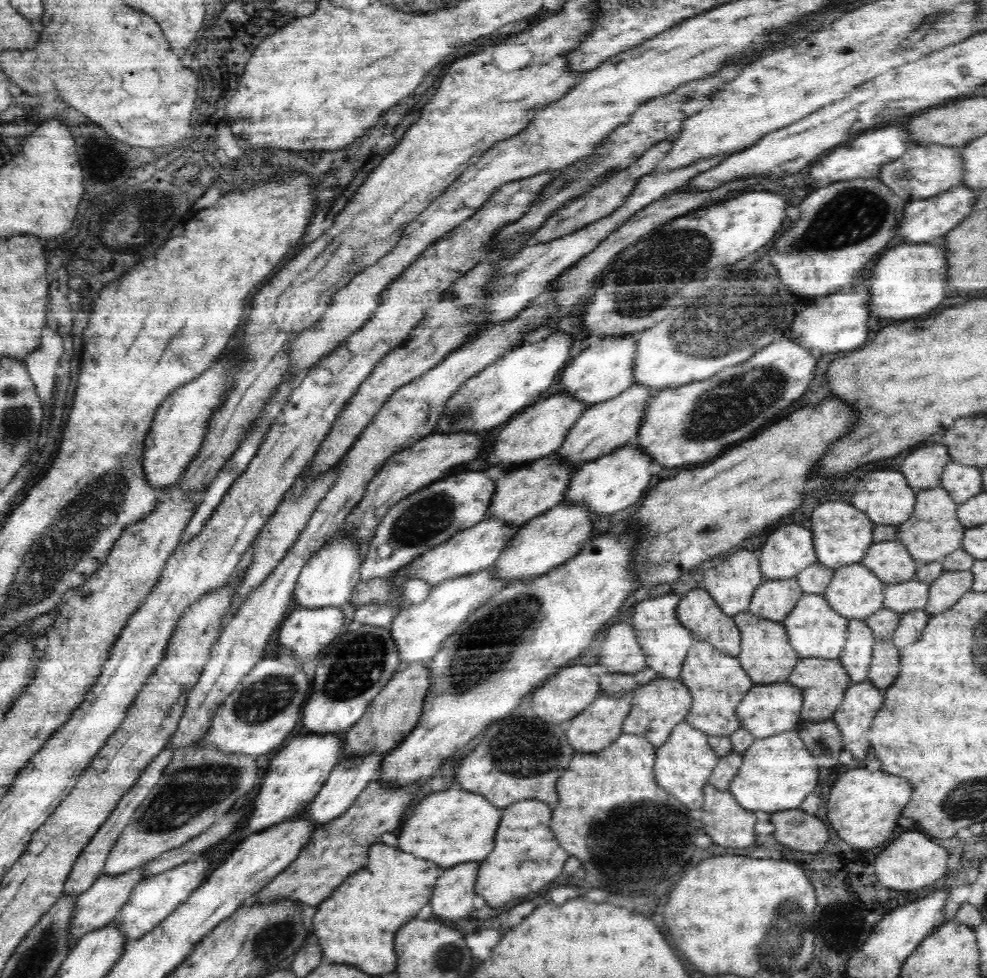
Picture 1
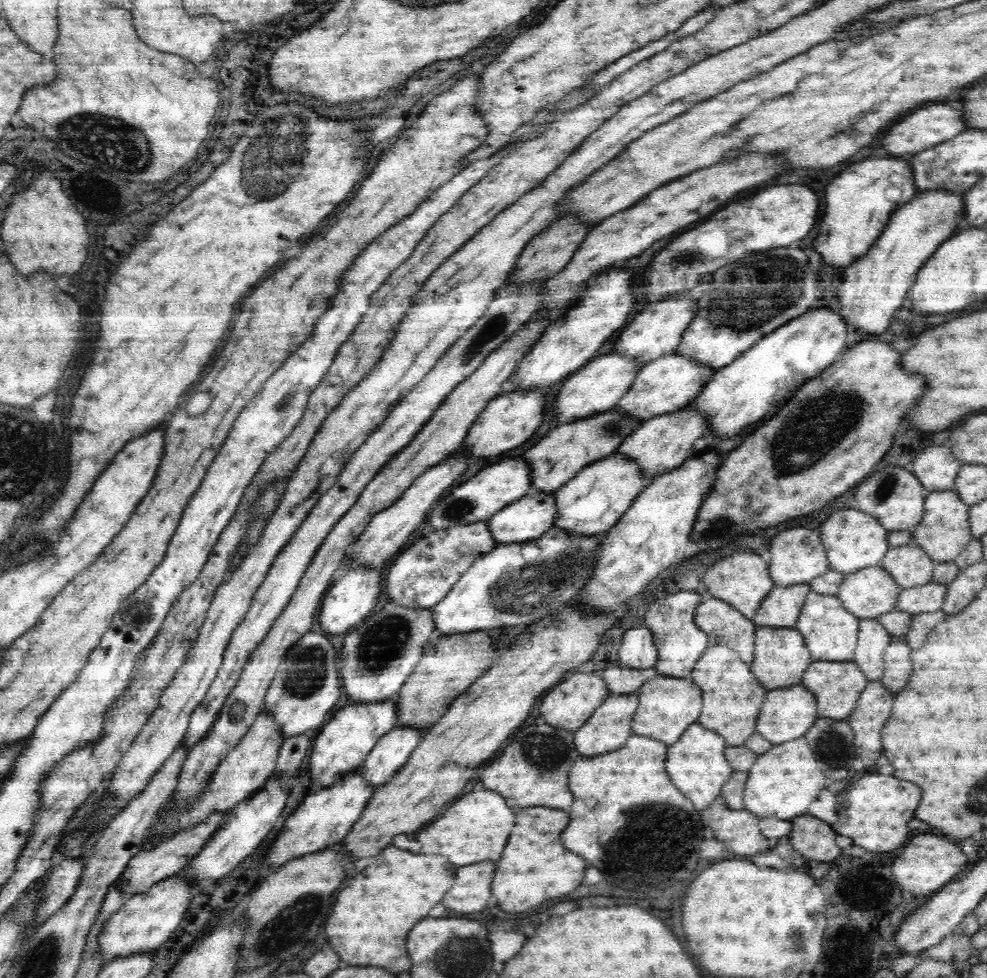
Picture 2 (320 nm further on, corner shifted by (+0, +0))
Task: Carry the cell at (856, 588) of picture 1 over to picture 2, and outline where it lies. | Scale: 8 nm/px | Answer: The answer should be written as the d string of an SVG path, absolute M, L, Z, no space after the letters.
M868 566L845 575L836 596L859 619L876 619L896 609L902 590L882 566Z

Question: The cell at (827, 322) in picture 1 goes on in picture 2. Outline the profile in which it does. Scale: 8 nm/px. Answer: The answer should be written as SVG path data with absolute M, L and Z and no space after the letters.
M946 189L918 191L915 197L896 209L884 230L881 230L874 246L862 258L858 258L856 262L848 266L843 274L842 284L838 287L838 294L840 294L838 312L847 323L849 330L854 332L862 330L862 332L874 332L874 334L884 332L892 320L894 310L900 308L904 300L908 298L908 288L912 288L912 284L916 282L916 272L926 264L928 258L932 257L944 240L948 240L960 230L958 224L962 222L962 218L964 218L964 196L950 193Z

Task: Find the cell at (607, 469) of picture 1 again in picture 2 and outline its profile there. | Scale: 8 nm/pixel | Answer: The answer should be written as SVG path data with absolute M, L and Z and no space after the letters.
M686 406L683 409L643 421L640 428L637 428L632 436L628 436L616 448L616 453L636 461L644 471L644 478L650 482L655 476L679 467L686 459L696 456L697 454L692 449L694 442L702 438L706 432L708 432L706 417L694 407Z

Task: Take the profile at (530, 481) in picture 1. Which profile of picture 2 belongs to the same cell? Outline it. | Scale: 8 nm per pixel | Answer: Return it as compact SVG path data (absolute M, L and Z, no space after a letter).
M610 409L572 422L555 424L536 446L526 452L524 459L530 465L531 488L554 494L585 466L616 453L616 448L632 436L642 423L620 409Z

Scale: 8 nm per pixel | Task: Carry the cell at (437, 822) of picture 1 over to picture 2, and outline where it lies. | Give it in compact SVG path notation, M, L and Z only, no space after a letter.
M492 790L470 792L456 800L446 812L434 820L430 826L418 832L418 842L422 844L422 854L442 854L448 856L456 866L468 866L482 860L500 860L502 850L510 838L514 826L514 814L504 802L504 798Z

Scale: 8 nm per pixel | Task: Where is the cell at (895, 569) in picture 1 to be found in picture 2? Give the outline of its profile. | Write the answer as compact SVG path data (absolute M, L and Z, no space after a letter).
M917 544L890 548L880 562L880 566L903 588L928 584L932 581L935 565L936 562Z

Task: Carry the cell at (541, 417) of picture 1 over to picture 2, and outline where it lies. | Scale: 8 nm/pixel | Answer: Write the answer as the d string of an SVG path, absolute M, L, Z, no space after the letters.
M614 350L611 353L594 357L564 382L554 404L556 413L554 423L572 422L614 409L614 406L620 402L620 398L624 398L634 384L634 378L638 376L643 365L644 361L634 357L626 357L626 355L616 353Z

